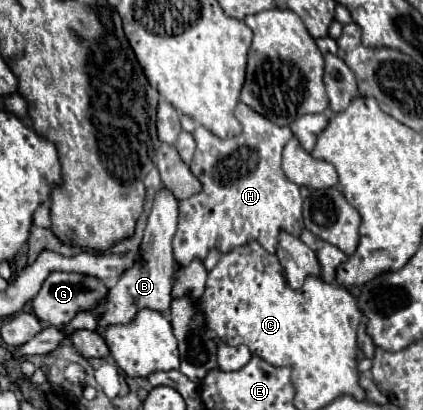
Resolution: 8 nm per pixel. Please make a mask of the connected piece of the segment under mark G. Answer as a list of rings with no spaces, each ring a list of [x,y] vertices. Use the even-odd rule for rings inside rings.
[[[51,273],[45,279],[41,291],[33,299],[33,313],[43,323],[49,323],[53,327],[63,327],[75,317],[75,313],[95,307],[105,295],[107,295],[107,287],[101,279],[79,275],[79,273]]]

